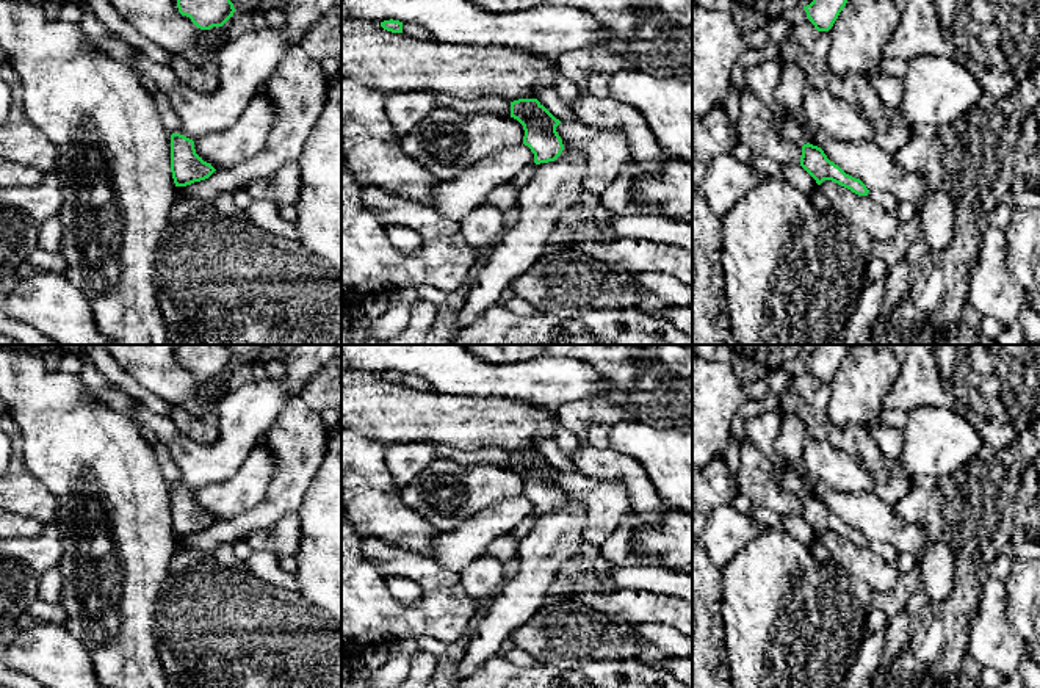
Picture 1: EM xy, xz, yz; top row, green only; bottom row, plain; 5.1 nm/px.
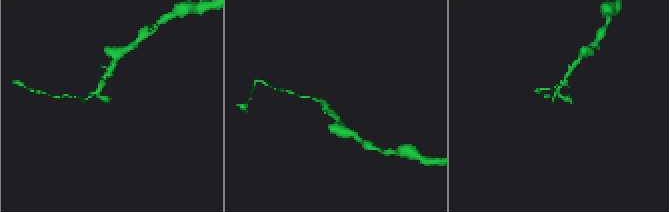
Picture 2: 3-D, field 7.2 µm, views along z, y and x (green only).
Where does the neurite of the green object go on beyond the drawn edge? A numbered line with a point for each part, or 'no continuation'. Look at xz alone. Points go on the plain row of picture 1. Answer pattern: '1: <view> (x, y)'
no continuation

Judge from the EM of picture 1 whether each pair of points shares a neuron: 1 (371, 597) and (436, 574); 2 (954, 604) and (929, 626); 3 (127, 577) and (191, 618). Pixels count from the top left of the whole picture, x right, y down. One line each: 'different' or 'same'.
1: different
2: same
3: different

